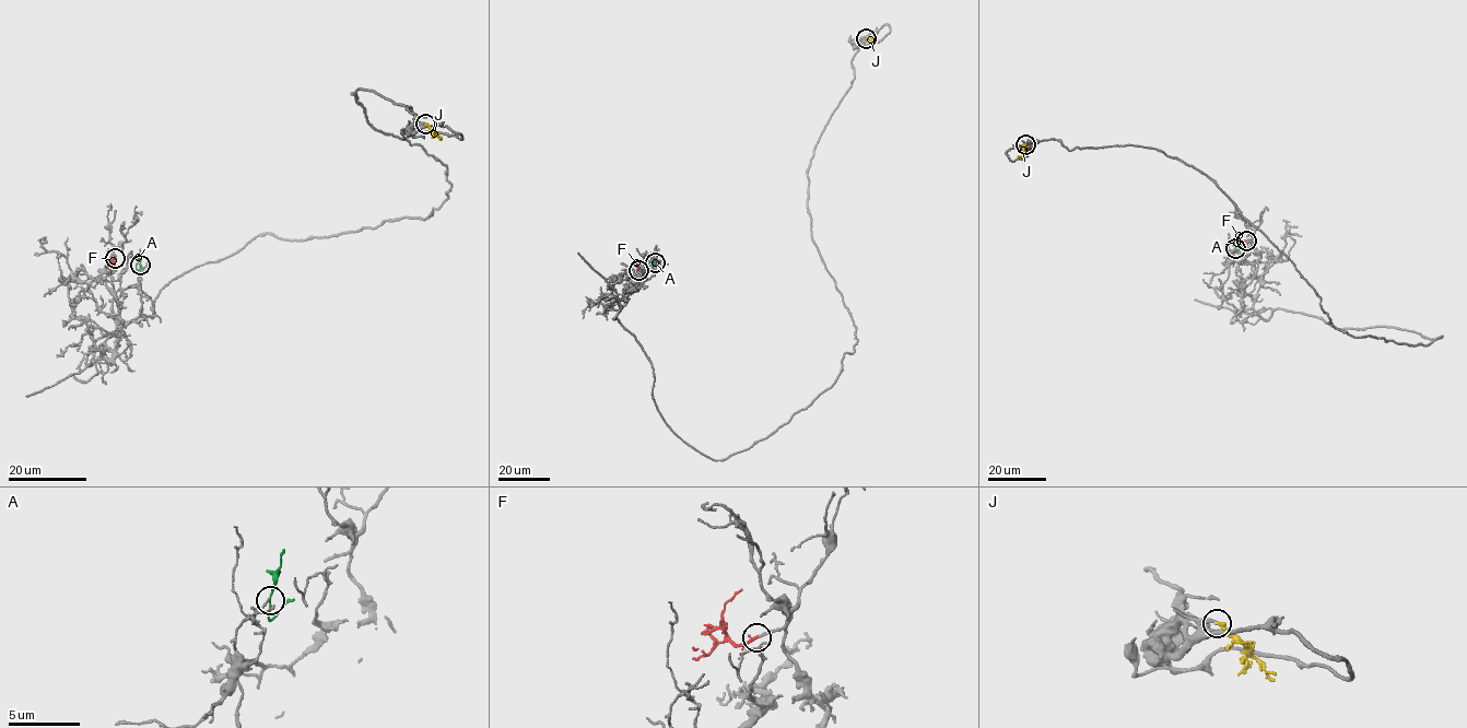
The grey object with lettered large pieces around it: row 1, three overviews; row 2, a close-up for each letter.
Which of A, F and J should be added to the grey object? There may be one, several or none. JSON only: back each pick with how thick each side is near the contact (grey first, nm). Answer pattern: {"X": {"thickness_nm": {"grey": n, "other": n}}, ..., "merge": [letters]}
{"F": {"thickness_nm": {"grey": 200, "other": 240}}, "merge": ["F"]}

